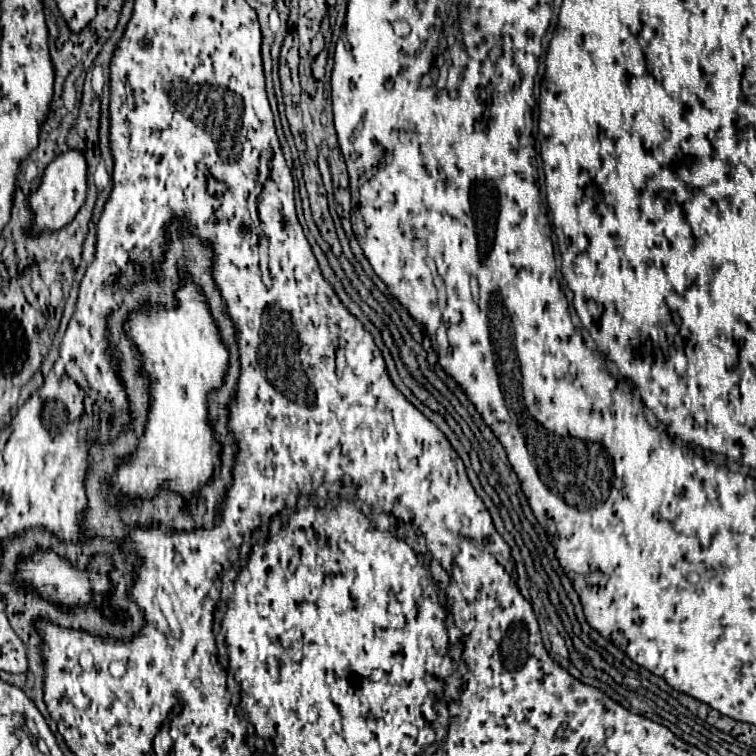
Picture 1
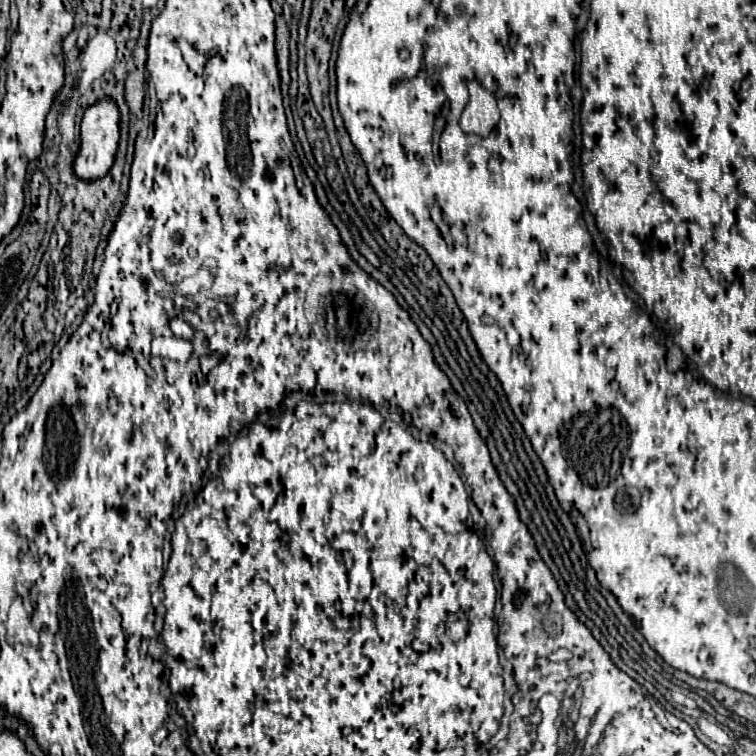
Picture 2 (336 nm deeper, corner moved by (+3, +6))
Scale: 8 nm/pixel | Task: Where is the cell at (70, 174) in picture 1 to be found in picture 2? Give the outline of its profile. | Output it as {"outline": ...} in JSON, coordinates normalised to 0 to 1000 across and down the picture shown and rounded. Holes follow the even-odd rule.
{"outline":[[[138,131],[130,134],[127,139],[116,142],[111,147],[108,155],[108,165],[106,165],[106,197],[103,205],[98,210],[98,231],[108,239],[124,239],[130,234],[138,234],[146,226],[146,218],[151,216],[151,205],[153,205],[153,194],[156,194],[156,144],[151,139],[151,134]]]}

